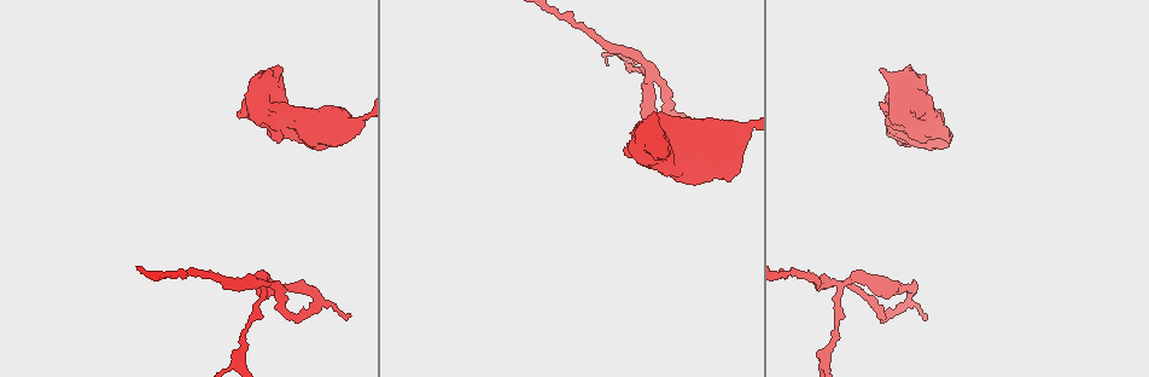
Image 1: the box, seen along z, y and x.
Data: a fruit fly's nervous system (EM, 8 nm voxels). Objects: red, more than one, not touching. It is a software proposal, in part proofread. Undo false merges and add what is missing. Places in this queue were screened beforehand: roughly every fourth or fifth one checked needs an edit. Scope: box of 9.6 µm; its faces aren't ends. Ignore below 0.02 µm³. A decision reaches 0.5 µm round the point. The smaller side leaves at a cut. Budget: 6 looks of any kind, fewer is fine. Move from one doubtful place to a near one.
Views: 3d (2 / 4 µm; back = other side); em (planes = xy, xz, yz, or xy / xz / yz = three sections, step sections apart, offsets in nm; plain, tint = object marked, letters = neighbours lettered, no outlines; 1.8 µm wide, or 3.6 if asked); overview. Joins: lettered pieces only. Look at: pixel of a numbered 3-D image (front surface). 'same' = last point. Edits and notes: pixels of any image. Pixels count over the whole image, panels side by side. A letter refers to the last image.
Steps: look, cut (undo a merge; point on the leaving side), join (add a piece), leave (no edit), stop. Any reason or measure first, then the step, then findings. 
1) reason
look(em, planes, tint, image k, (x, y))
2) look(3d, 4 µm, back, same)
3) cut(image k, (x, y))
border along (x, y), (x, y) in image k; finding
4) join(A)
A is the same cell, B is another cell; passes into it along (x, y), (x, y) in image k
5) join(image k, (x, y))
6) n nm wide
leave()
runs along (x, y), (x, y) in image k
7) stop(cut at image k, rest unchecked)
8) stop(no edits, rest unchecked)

calibre changes
look(em, yz, step 4, letters, image 1, (825, 358))

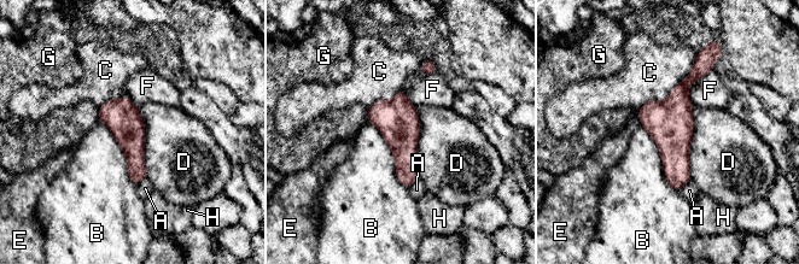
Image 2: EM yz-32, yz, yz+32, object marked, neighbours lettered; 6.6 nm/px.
look(em, planes, letters, same)

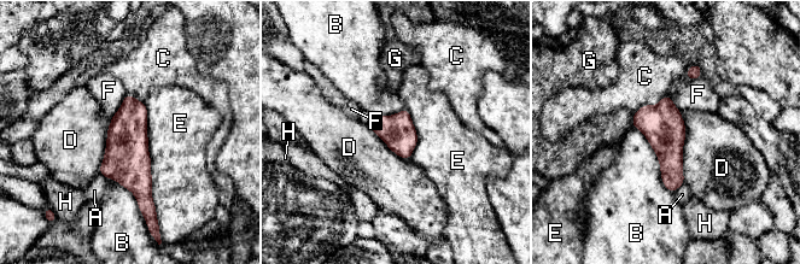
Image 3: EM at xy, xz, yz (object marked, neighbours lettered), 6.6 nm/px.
leave()
A, B, C, D, E, F, G and H are other cells; border along (679, 109), (684, 124), (684, 182) in image 3; all the same cell

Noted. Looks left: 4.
sudden change in width
look(em, xy, step 4, letters, image 1, (265, 285))

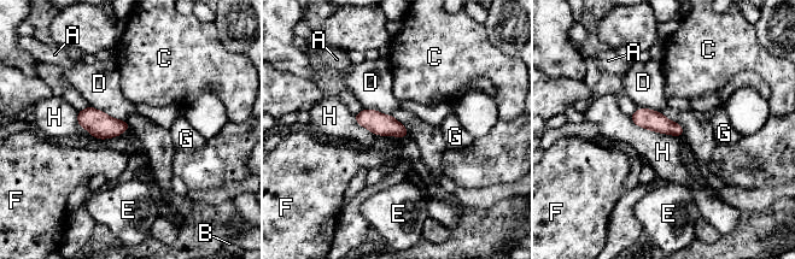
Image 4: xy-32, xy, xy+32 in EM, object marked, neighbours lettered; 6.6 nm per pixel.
H touches over 380 nm
leave()
A, B, C, D, E, F, G and H are other cells; border along (352, 115), (375, 134), (403, 139) in image 4; continuous, no second cell

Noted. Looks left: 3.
tapers out
look(3d, 4 µm, image 1, (927, 316))

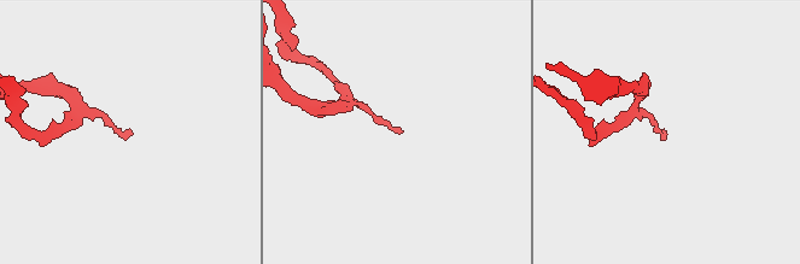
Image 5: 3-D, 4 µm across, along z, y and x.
look(em, xy, step 8, letters, image 5, (664, 131))

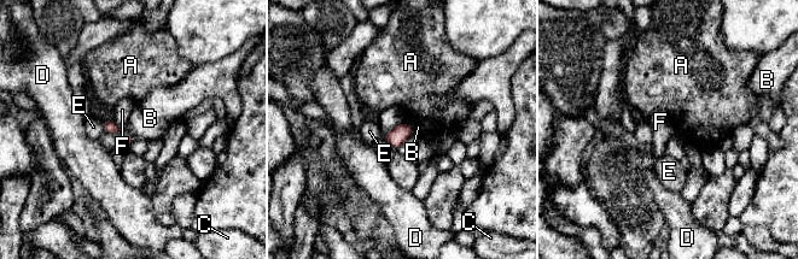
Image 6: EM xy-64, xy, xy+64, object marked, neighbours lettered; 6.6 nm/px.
leave()
A, B, C, D, E and F are other cells; border along (405, 121), (382, 135) in image 6; none of them fits

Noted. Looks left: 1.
stop(no edits, rest unchecked)

